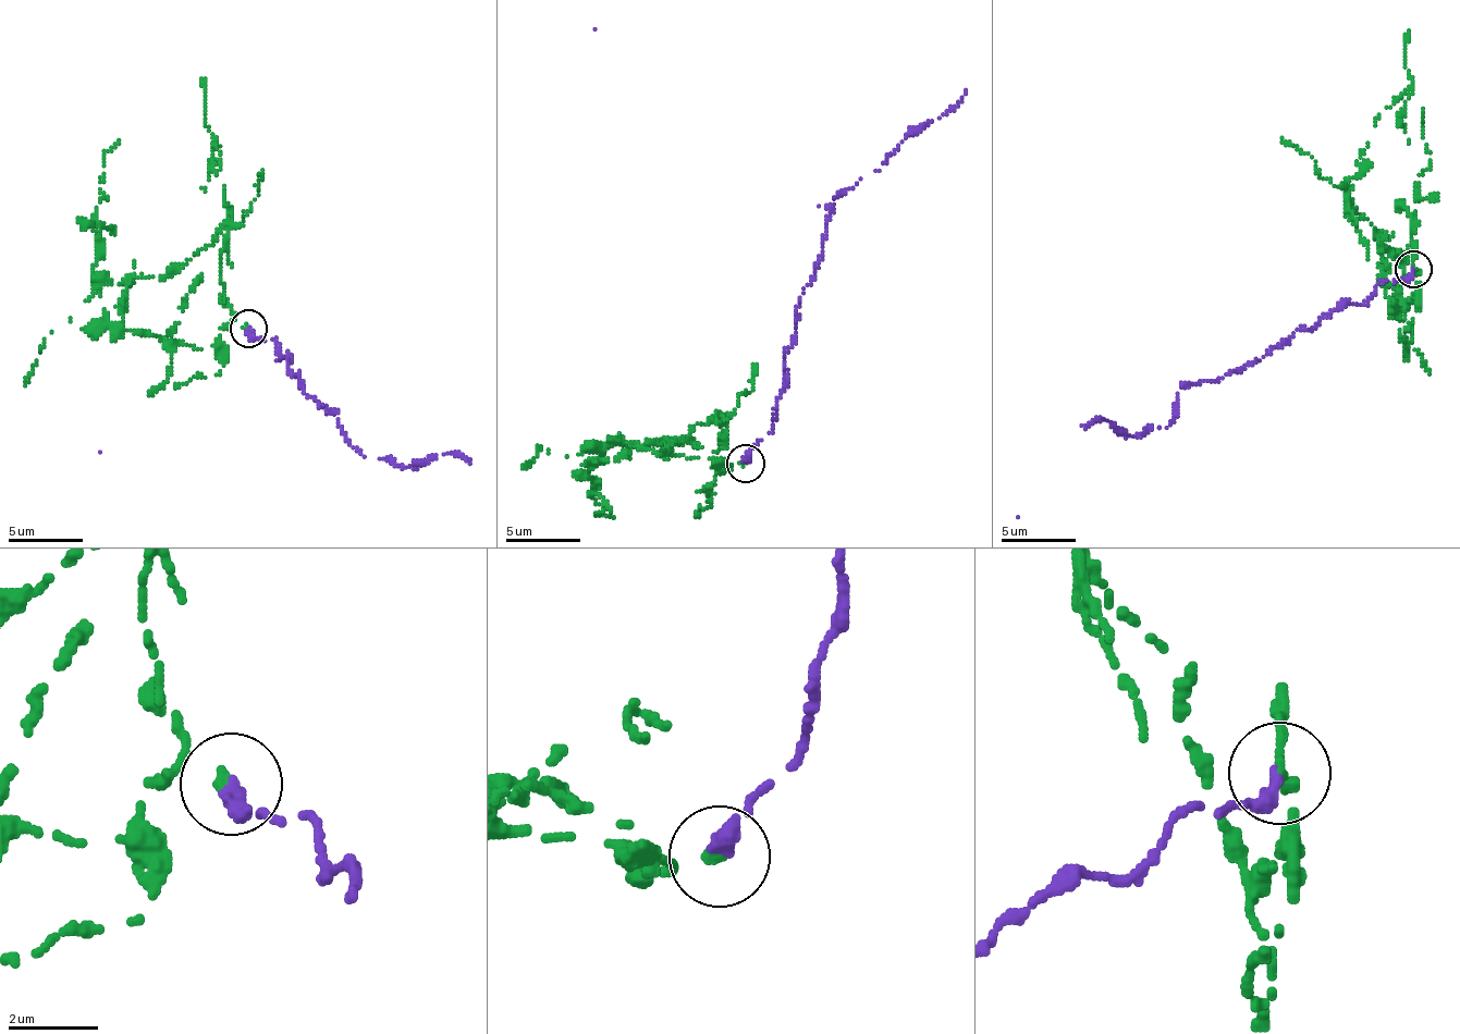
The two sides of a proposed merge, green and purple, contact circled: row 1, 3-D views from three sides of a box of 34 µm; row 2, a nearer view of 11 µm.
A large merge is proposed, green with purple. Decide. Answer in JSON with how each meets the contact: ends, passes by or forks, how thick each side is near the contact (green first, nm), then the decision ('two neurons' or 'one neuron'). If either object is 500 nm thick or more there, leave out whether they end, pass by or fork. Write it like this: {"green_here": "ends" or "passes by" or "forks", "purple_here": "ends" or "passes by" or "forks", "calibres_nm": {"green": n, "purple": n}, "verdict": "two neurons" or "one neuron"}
{"green_here": "ends", "purple_here": "ends", "calibres_nm": {"green": 220, "purple": 360}, "verdict": "two neurons"}

